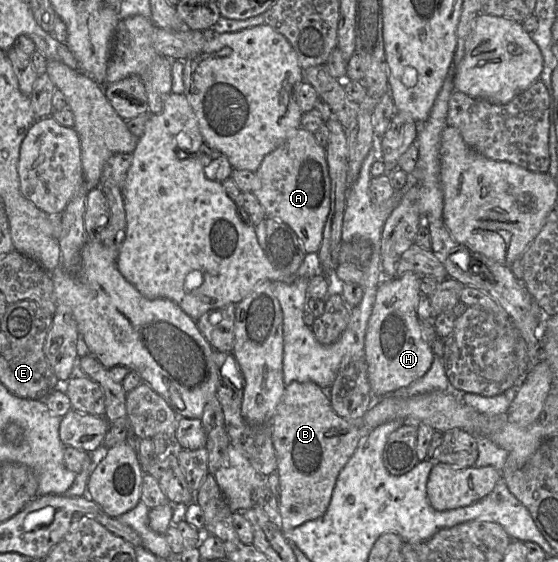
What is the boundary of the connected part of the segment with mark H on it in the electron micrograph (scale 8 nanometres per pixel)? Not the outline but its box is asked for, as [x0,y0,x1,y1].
[365,273,435,398]

